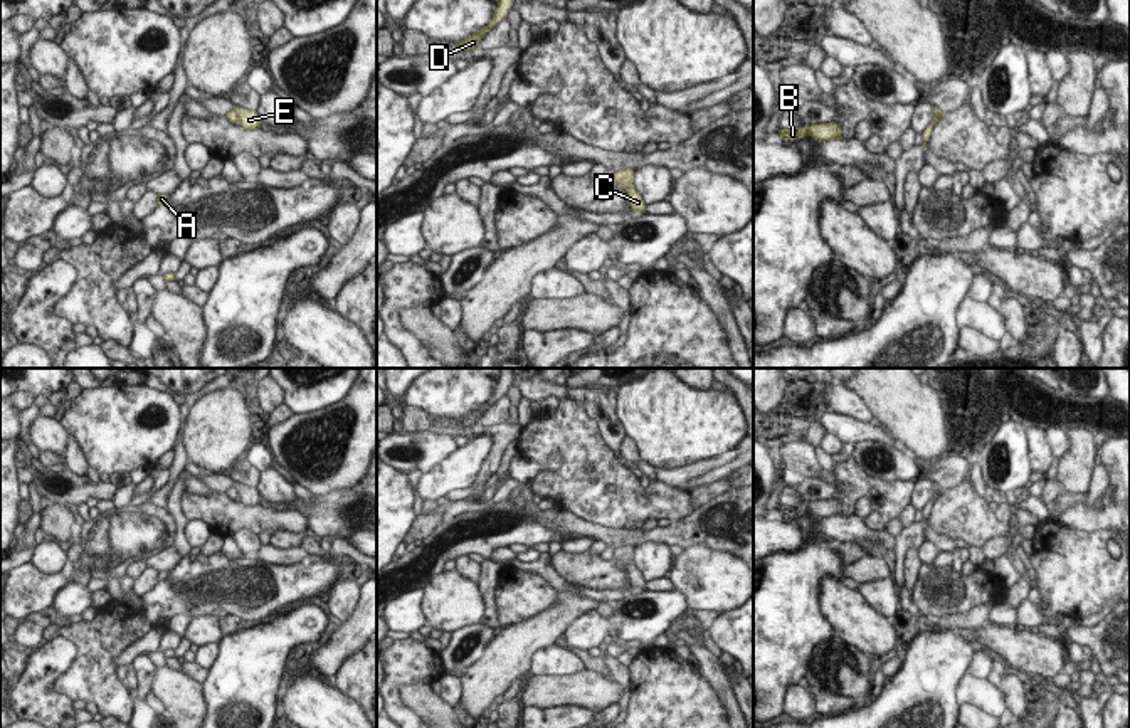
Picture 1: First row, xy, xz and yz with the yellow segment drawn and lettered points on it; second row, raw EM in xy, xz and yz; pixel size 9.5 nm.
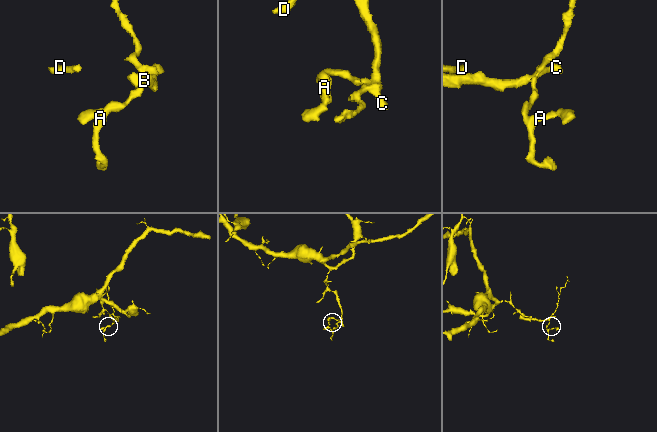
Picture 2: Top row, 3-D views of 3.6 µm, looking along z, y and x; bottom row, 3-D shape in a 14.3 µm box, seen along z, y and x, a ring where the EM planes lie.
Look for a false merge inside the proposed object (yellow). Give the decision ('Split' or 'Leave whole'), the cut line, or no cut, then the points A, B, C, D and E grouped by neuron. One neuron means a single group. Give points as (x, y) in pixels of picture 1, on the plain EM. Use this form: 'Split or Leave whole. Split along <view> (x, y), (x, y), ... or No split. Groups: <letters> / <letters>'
Split. Split along xy (236, 486), (239, 500). Groups: A / B C D E.

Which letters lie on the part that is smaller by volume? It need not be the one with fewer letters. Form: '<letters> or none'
A

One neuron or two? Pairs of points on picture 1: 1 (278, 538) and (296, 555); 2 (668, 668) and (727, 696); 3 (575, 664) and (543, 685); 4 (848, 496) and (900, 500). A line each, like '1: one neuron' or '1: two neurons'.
1: two neurons
2: two neurons
3: two neurons
4: one neuron

